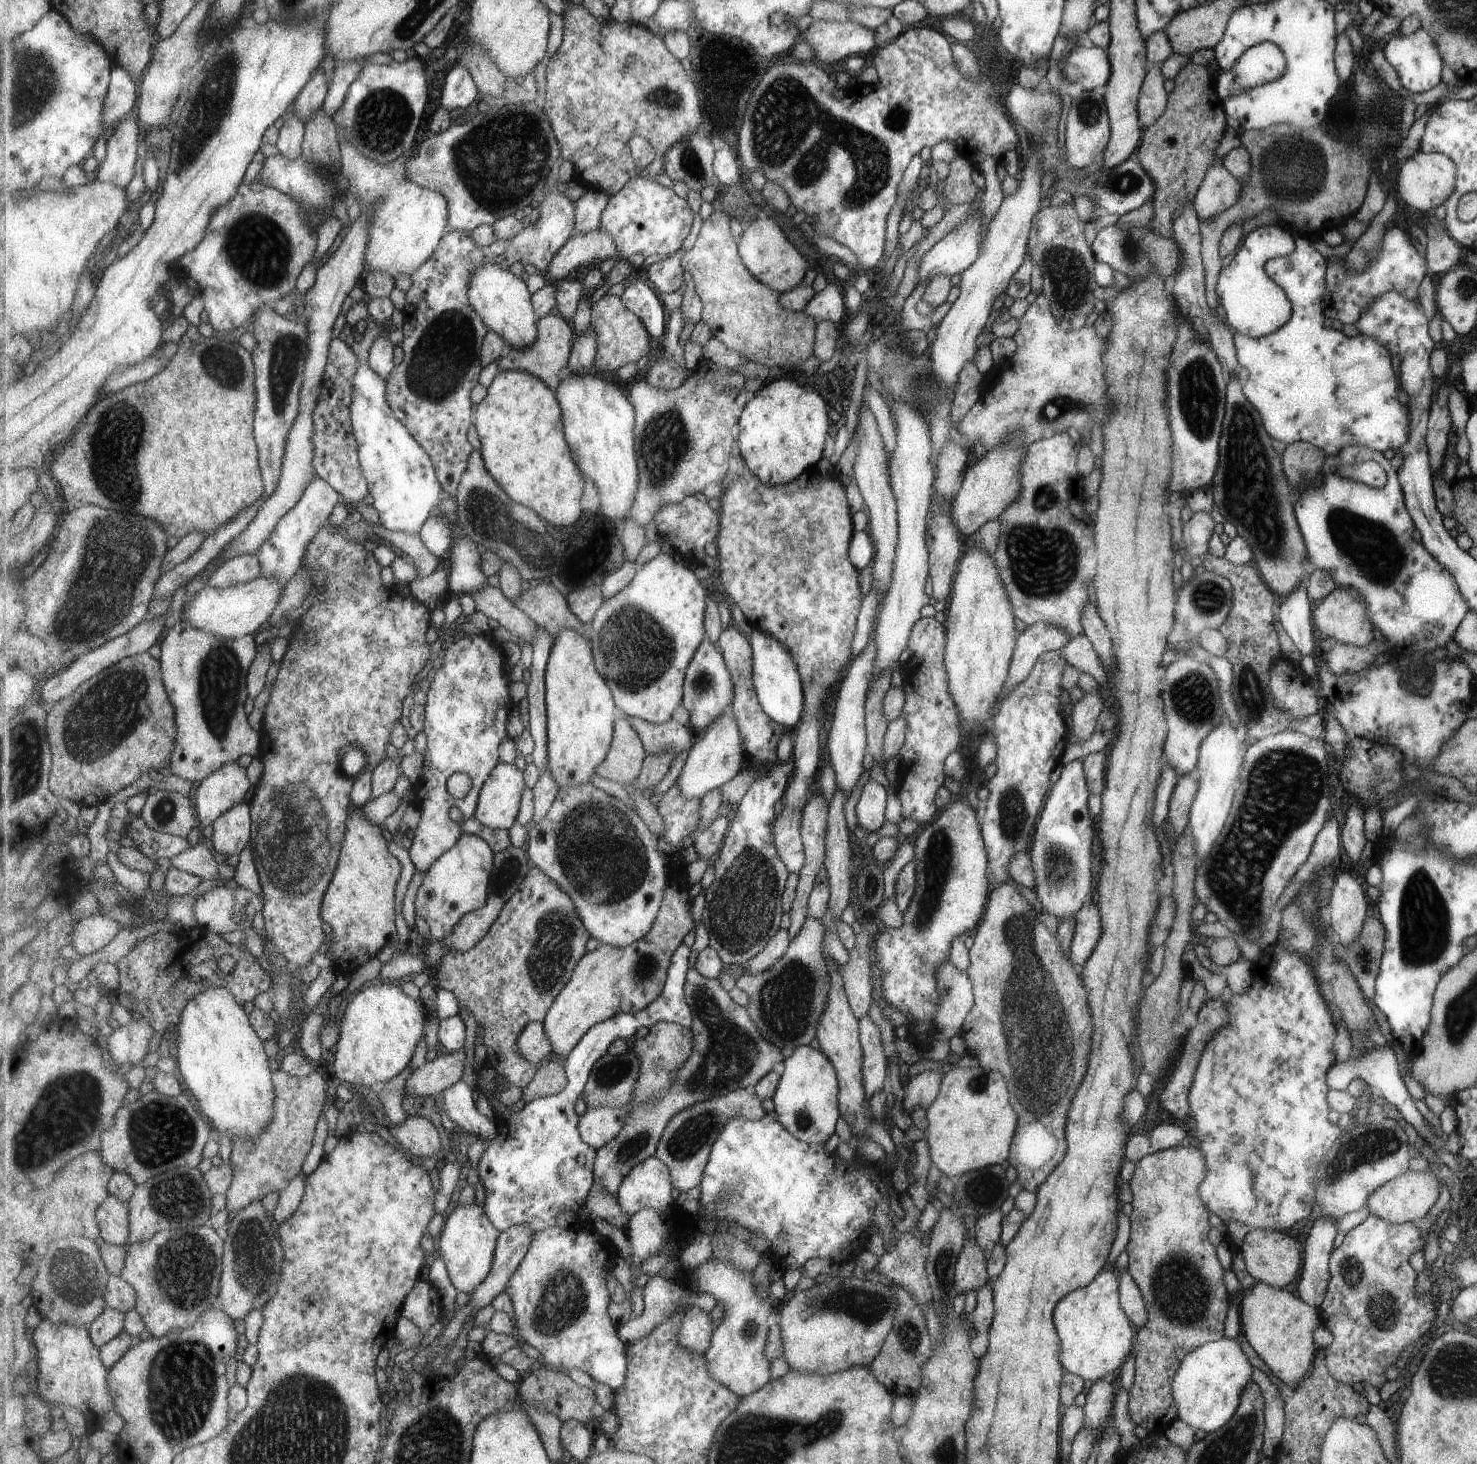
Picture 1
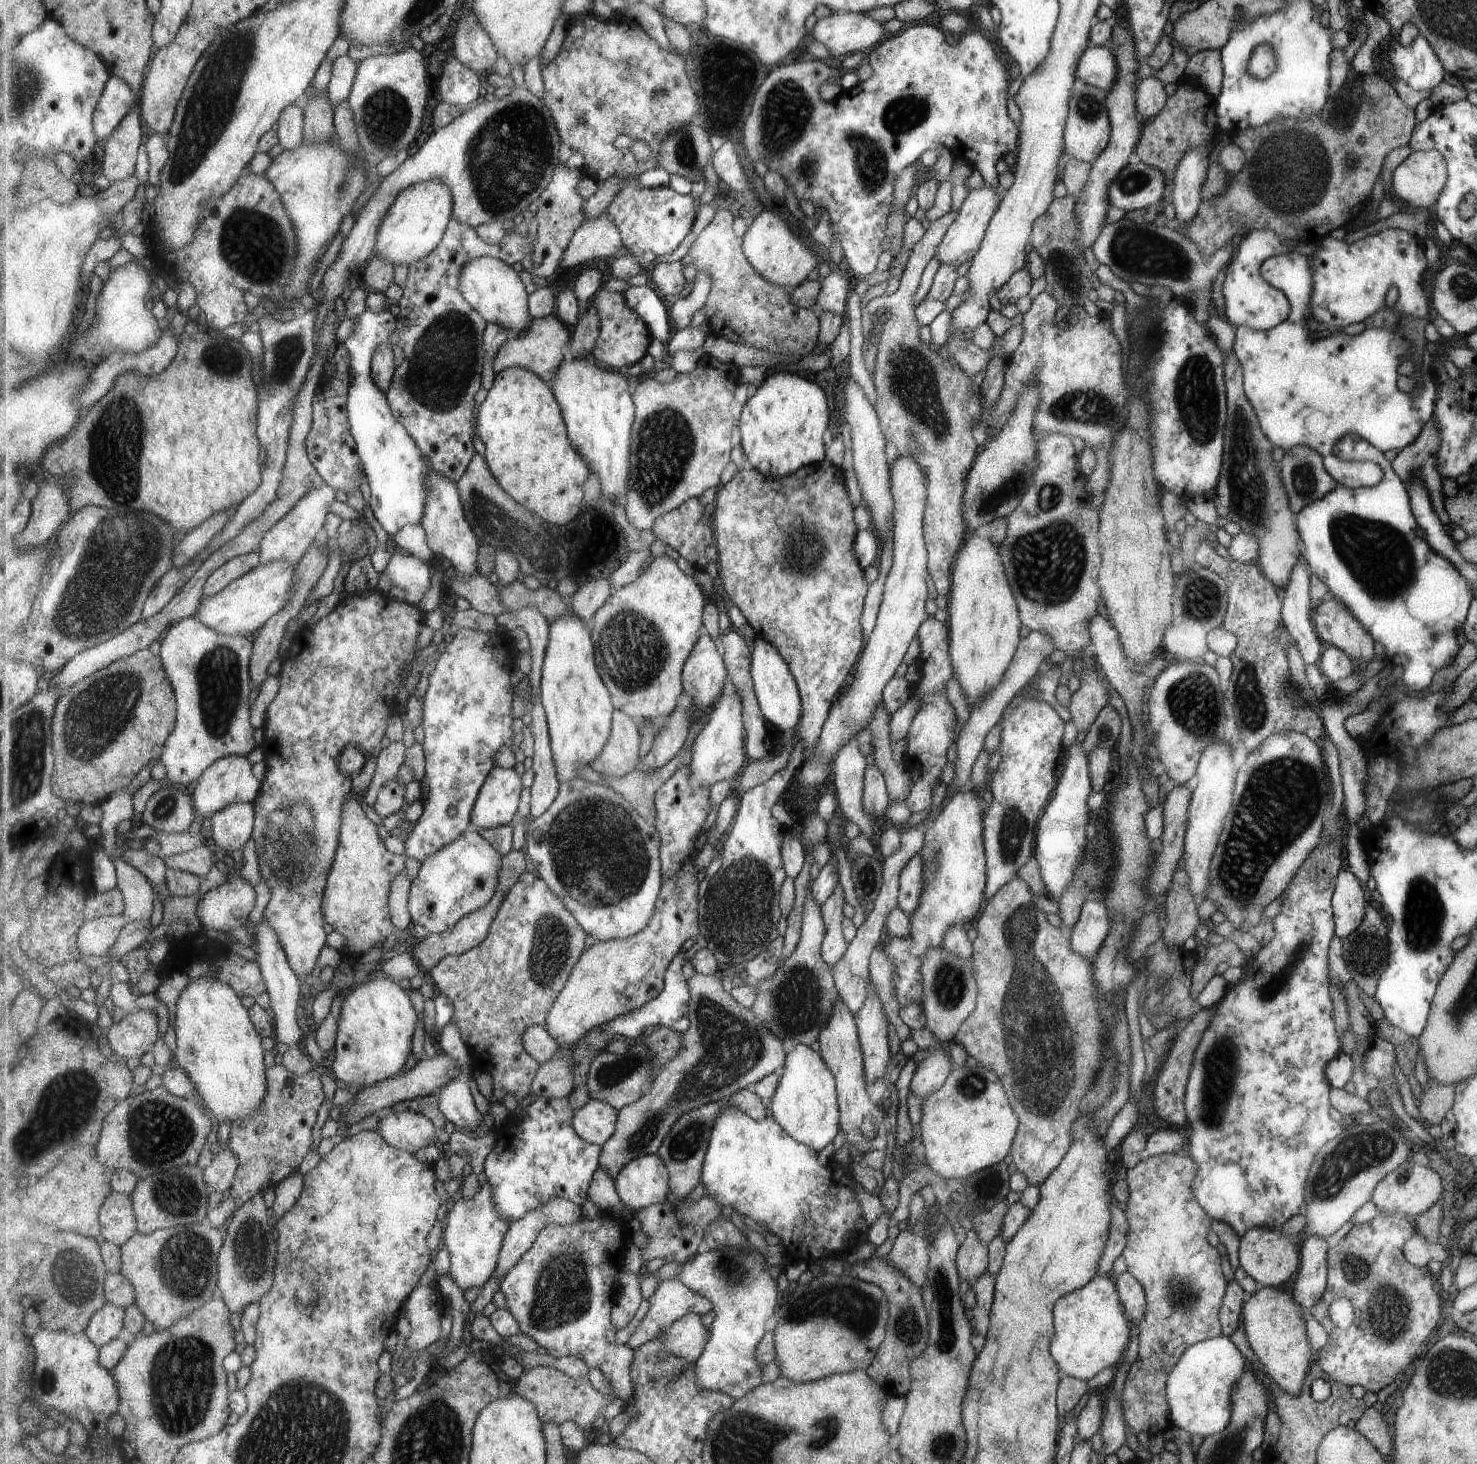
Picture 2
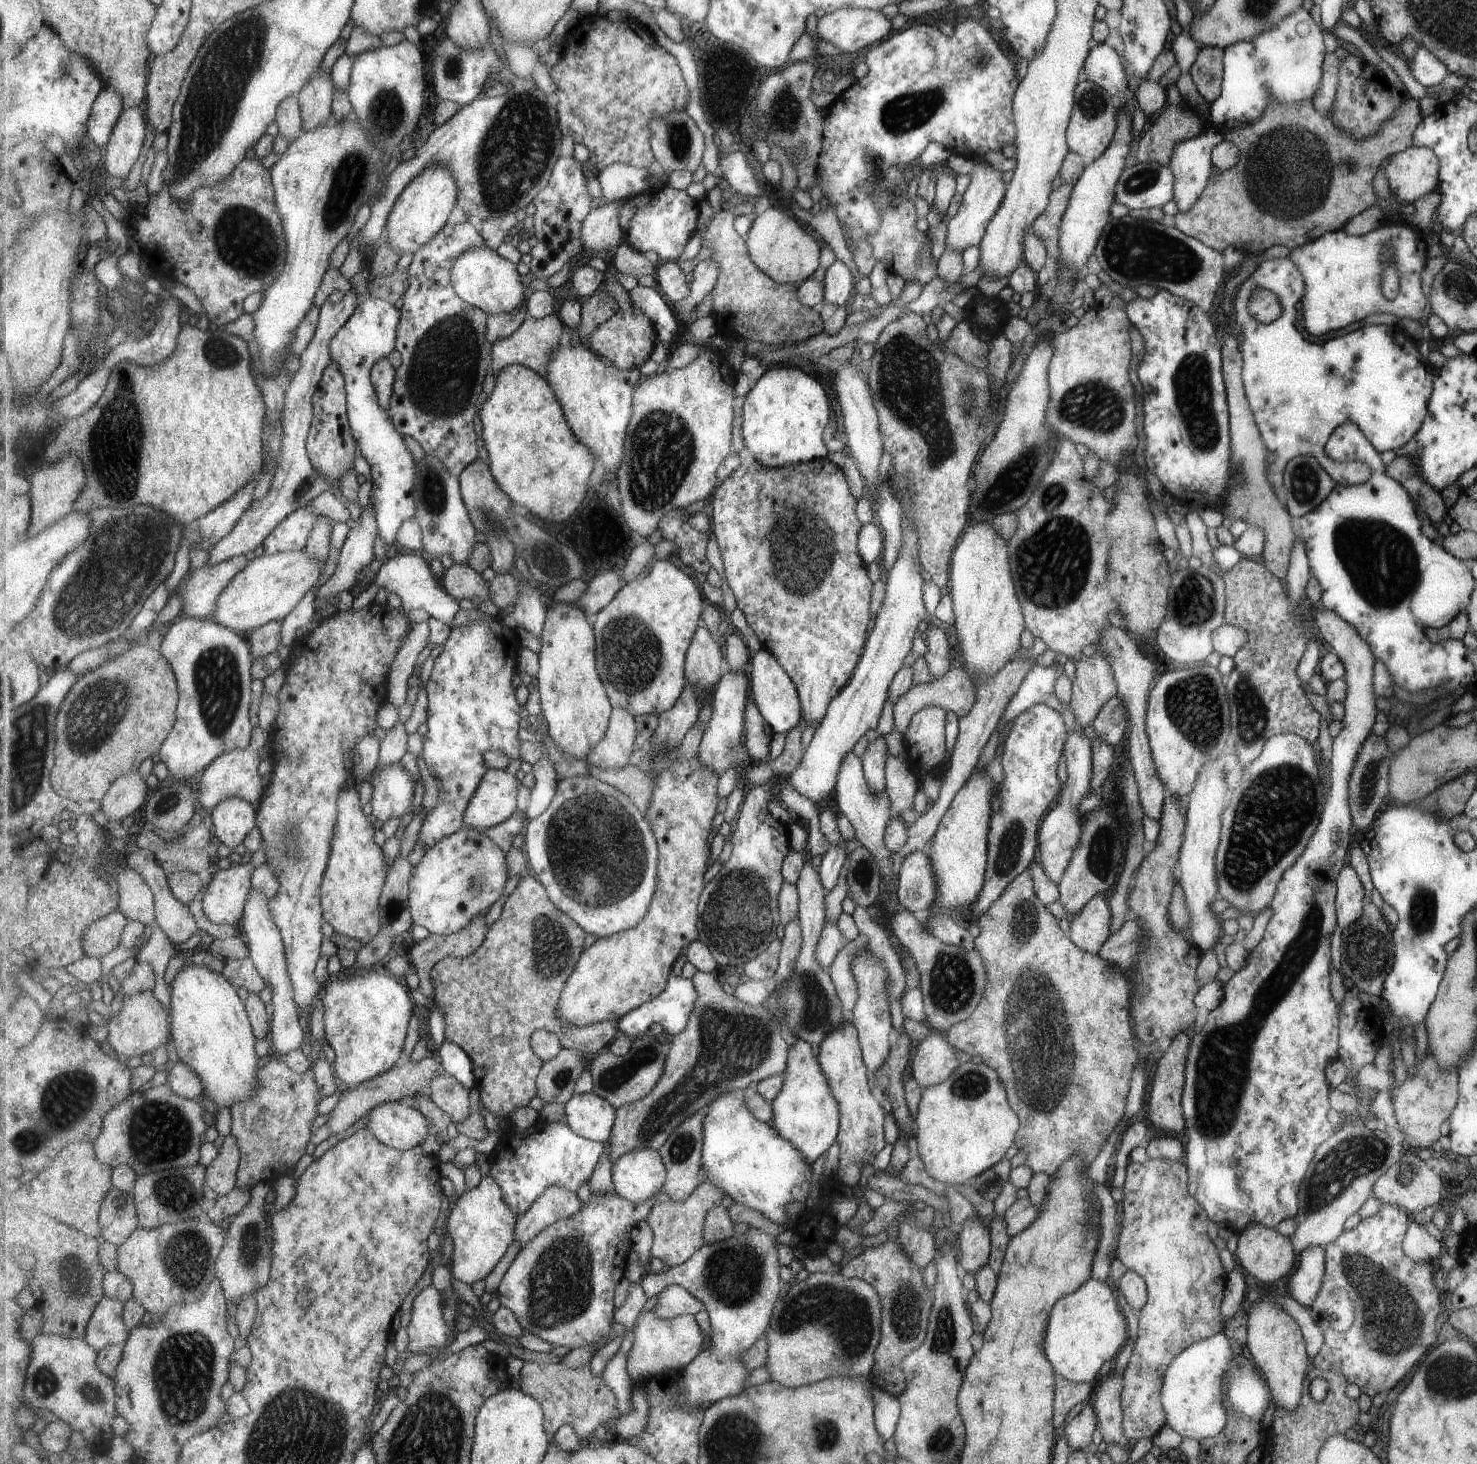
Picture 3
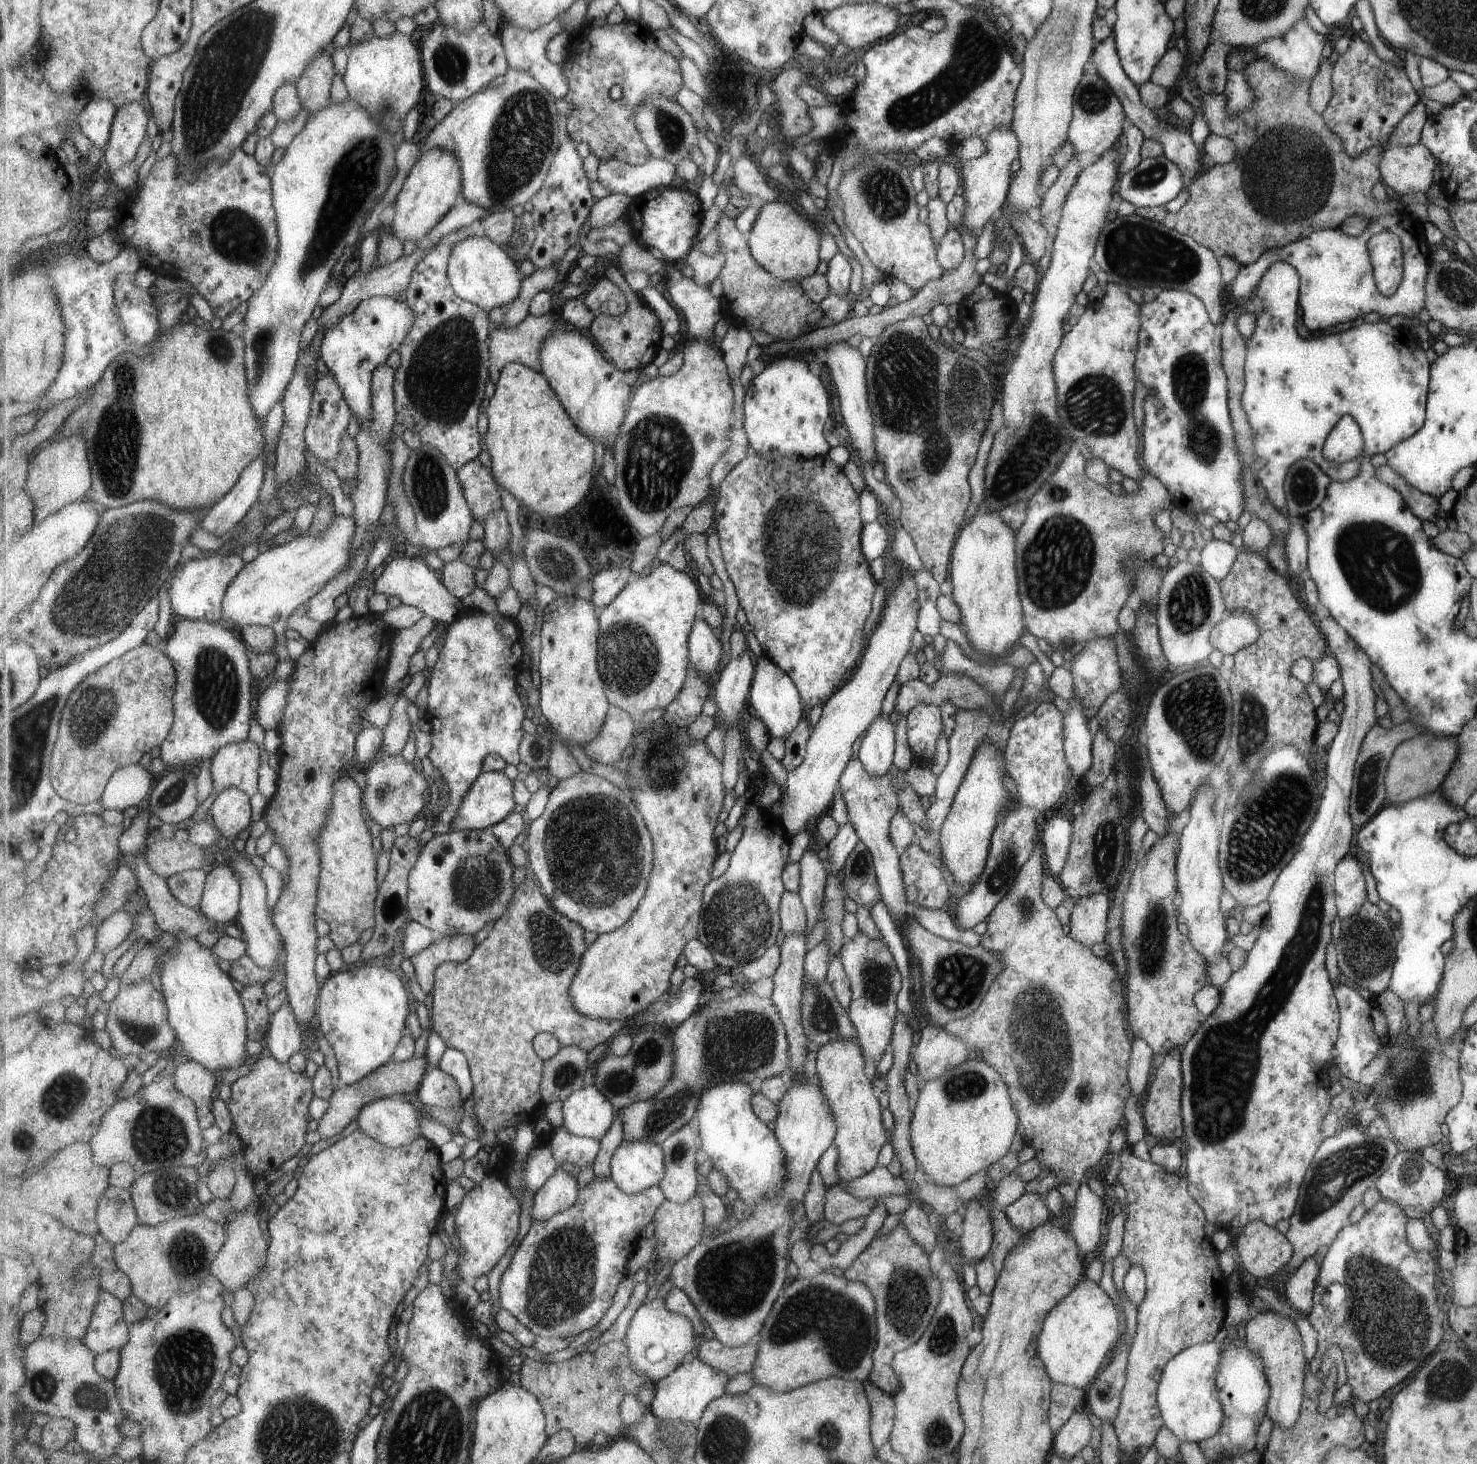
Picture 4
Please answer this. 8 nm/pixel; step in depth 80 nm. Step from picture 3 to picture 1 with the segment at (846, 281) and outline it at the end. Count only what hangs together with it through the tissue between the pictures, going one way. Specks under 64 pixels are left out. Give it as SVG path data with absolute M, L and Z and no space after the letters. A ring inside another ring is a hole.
M829 284L823 291L814 294L805 306L805 316L813 318L815 323L829 320L836 324L843 318L844 312L847 312L844 306L845 300L842 299L840 288Z

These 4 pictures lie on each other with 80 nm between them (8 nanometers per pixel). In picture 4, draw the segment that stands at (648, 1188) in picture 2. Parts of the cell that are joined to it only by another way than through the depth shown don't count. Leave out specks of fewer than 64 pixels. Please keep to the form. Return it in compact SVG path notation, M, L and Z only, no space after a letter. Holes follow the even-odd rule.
M623 1141L612 1158L612 1177L626 1193L638 1195L659 1185L666 1175L662 1145L647 1141Z

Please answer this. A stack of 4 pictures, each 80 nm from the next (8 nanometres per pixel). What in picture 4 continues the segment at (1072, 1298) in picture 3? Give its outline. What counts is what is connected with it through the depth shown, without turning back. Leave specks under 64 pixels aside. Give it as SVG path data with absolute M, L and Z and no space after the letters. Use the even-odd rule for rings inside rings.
M1082 1279L1072 1292L1066 1294L1047 1314L1045 1330L1037 1340L1037 1354L1045 1362L1045 1370L1053 1382L1085 1389L1095 1378L1107 1350L1119 1340L1117 1313L1111 1298L1099 1284Z

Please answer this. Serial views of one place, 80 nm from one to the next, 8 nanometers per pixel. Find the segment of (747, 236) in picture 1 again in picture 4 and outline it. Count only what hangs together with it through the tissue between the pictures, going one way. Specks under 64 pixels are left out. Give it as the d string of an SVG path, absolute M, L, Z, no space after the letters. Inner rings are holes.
M773 201L767 203L758 214L756 225L750 232L750 247L753 256L774 277L784 281L801 280L815 272L819 264L819 236L813 230L811 222L805 220L803 212L791 204Z

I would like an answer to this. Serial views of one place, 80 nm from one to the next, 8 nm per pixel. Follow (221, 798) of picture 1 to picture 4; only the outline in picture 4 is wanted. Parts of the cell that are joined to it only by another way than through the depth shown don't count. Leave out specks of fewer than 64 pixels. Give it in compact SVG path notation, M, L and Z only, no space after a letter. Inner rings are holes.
M251 740L240 743L229 743L221 749L211 761L210 776L212 779L212 791L209 796L202 802L195 814L195 818L202 819L206 810L210 810L214 800L225 789L238 788L245 791L251 798L259 794L259 768L261 768L261 748L259 744Z

